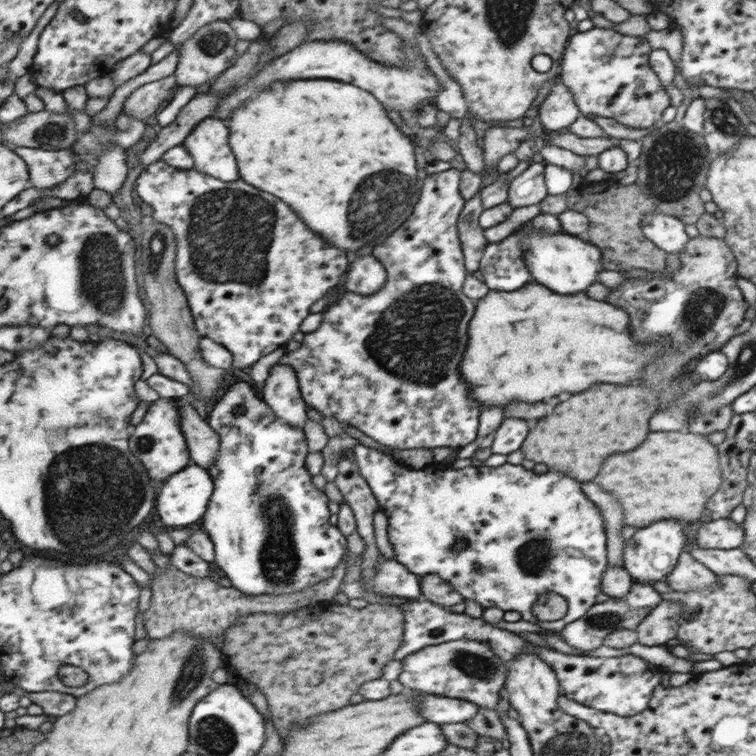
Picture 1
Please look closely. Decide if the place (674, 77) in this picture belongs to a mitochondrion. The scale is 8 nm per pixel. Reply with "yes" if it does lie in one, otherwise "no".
no

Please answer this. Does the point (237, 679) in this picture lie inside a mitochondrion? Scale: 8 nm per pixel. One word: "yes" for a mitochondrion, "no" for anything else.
no

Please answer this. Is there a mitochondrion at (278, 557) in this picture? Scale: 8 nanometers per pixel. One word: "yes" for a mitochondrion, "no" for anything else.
yes

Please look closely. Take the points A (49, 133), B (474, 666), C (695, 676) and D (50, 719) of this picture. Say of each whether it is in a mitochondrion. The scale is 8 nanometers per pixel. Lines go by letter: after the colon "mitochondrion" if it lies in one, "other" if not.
A: mitochondrion
B: mitochondrion
C: other
D: other

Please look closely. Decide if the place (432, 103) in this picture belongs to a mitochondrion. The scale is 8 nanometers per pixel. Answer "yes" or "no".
no

